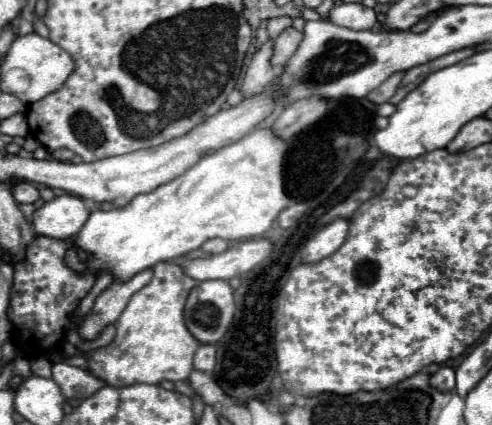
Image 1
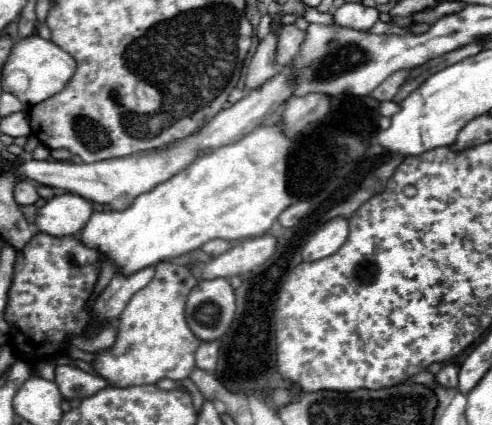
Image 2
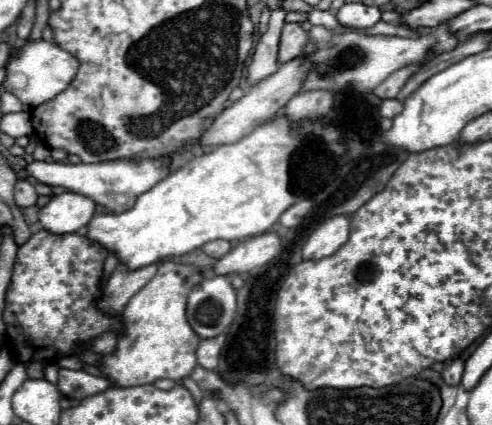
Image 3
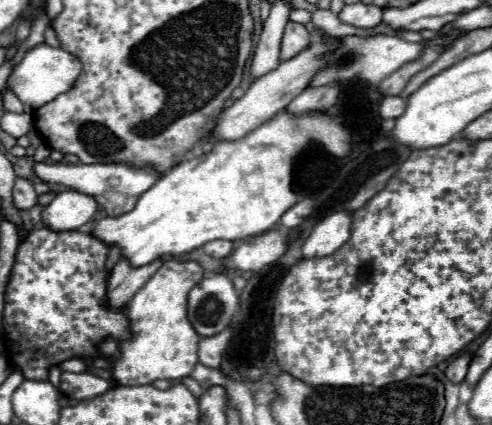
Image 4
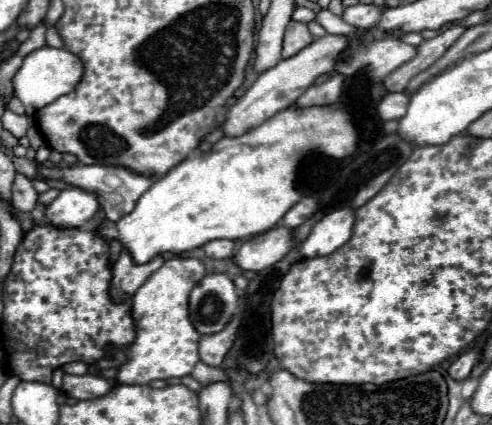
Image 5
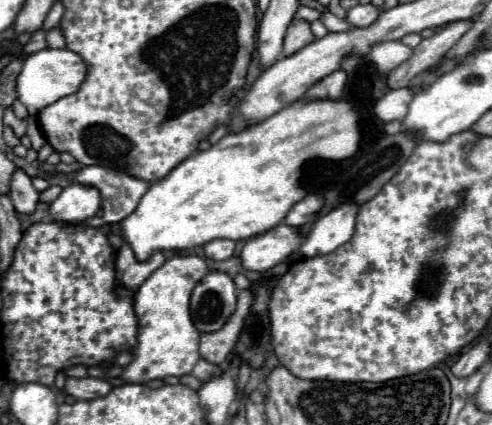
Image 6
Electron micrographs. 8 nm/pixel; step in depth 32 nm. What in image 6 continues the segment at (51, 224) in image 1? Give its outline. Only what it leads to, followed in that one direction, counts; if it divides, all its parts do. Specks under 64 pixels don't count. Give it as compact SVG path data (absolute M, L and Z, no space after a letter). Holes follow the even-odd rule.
M70 184L62 190L62 194L50 204L48 214L56 222L78 226L88 218L96 216L100 210L100 194L96 188L88 188L82 184Z

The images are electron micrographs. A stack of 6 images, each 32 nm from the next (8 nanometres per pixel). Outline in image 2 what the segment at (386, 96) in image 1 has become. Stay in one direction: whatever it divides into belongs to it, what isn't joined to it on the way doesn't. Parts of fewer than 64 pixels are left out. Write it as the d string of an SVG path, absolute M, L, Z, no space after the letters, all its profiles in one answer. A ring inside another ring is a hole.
M400 70L400 72L394 72L388 80L384 80L376 90L370 92L370 98L378 100L378 102L384 102L384 100L392 100L398 92L398 88L404 84L406 76L408 76L410 70Z

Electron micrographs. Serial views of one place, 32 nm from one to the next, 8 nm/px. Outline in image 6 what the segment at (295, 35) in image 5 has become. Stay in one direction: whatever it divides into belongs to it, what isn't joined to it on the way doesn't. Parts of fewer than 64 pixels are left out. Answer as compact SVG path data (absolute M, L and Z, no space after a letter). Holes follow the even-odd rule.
M292 20L288 30L286 30L286 36L284 36L282 56L292 56L294 52L304 48L312 40L314 40L314 34L310 32L310 24L304 22L304 20Z

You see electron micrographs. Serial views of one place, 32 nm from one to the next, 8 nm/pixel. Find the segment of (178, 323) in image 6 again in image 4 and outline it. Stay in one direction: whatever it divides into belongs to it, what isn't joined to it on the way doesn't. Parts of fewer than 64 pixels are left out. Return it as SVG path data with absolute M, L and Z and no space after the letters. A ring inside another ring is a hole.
M166 260L160 270L132 296L124 314L128 318L130 340L120 342L120 356L112 358L112 376L120 386L152 384L158 378L180 380L192 374L198 364L200 336L192 332L186 318L188 292L204 278L202 268L196 262Z

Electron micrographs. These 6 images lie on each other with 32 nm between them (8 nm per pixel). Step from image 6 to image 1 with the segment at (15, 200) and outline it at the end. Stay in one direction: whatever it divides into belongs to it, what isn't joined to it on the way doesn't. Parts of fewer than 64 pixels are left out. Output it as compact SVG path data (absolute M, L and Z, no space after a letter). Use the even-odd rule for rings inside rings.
M16 182L14 184L14 198L20 204L32 204L40 198L40 194L32 182Z

